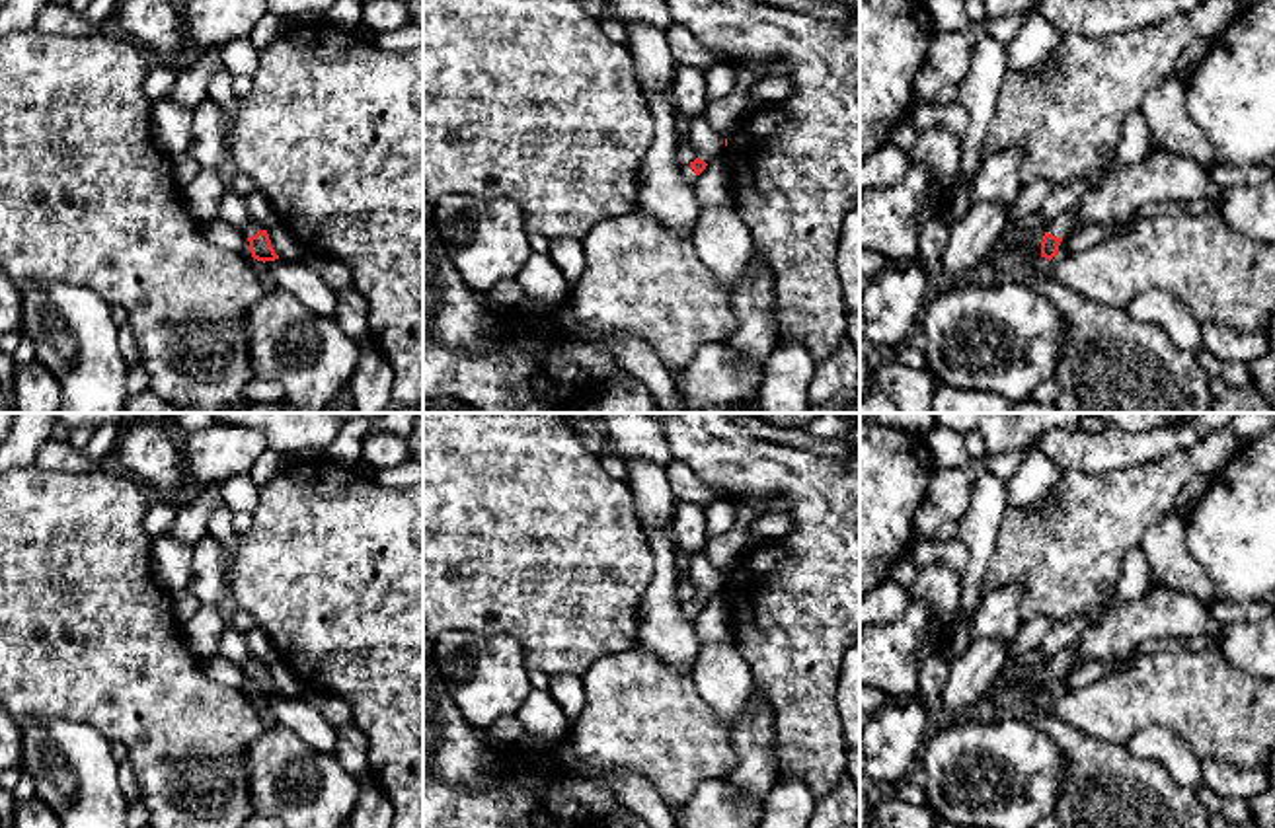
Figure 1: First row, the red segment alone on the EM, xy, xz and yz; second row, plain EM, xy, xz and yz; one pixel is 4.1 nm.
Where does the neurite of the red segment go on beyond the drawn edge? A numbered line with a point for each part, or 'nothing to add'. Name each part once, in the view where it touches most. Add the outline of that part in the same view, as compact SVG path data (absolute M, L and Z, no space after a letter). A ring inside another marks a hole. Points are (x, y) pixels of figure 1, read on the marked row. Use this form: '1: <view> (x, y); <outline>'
1: yz (1059, 226); M1072 208L1072 210L1068 210L1068 212L1057 216L1057 218L1045 228L1045 232L1049 232L1049 234L1053 234L1053 236L1057 236L1057 238L1064 238L1066 232L1068 232L1068 228L1074 224L1074 220L1076 220L1076 210Z

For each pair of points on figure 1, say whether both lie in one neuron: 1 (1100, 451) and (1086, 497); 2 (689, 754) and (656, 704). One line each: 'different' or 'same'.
1: different
2: same

